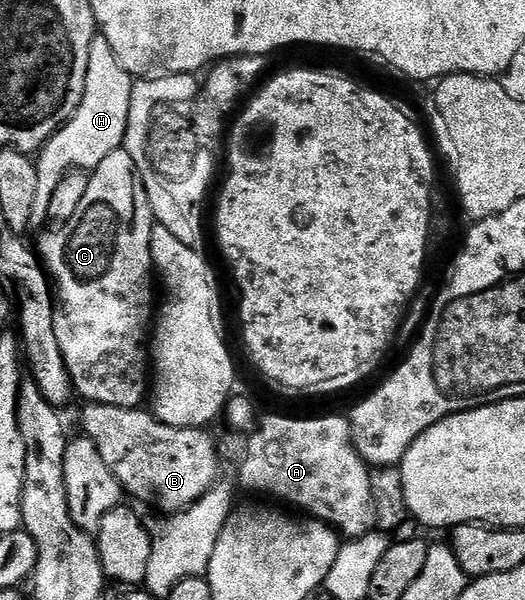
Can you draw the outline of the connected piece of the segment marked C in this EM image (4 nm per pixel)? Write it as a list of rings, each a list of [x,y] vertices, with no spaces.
[[[121,148],[110,152],[110,156],[91,171],[86,196],[82,197],[73,218],[62,228],[45,229],[40,238],[38,257],[54,287],[54,298],[58,303],[54,316],[58,348],[62,348],[75,393],[88,402],[134,410],[143,407],[149,397],[150,331],[154,326],[154,267],[150,252],[153,225],[142,176],[138,176],[134,160],[130,160]]]

